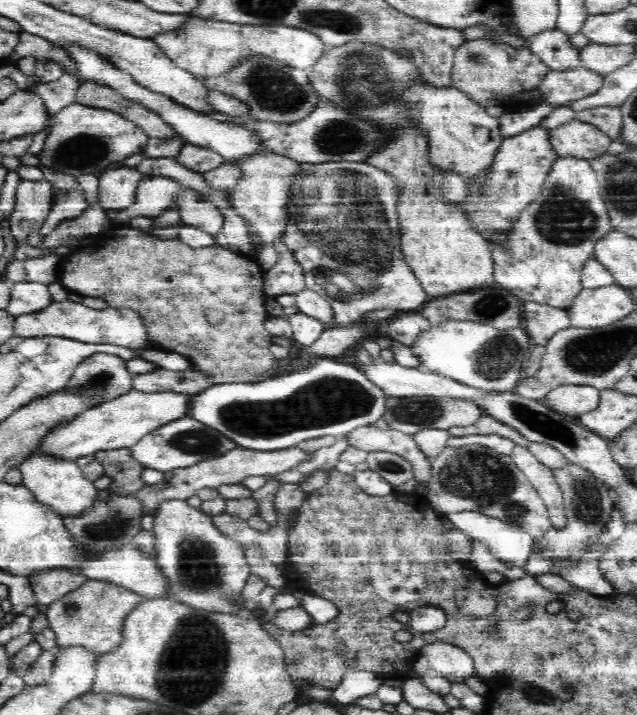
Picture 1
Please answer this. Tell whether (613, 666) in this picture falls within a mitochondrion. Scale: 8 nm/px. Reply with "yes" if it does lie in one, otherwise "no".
no

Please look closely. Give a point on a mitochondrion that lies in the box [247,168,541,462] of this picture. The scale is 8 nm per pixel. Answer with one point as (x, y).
(340, 218)

